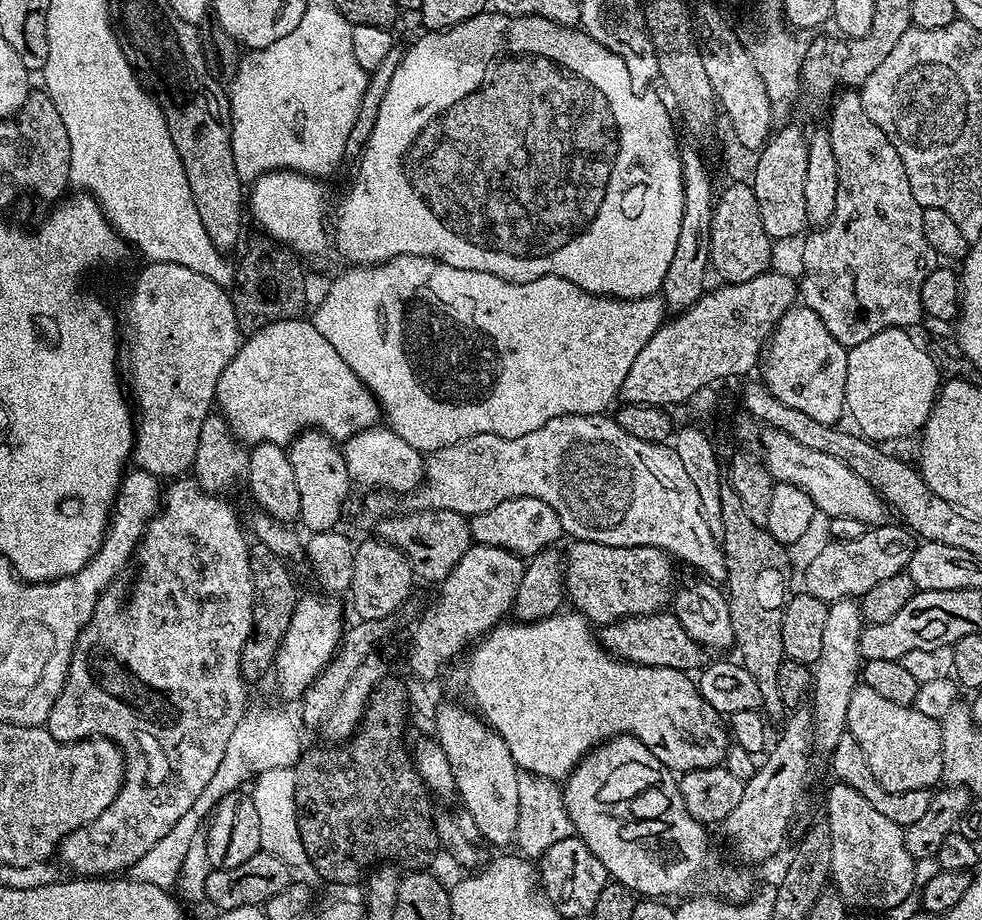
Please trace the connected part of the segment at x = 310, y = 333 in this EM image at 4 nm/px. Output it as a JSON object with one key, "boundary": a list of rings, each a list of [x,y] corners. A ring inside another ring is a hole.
{"boundary":[[[311,319],[270,322],[241,343],[230,366],[218,378],[215,407],[244,446],[287,446],[301,432],[319,430],[337,442],[381,423],[380,401],[342,362]]]}

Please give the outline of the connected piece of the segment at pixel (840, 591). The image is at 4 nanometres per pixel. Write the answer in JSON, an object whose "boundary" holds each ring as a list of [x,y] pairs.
{"boundary":[[[895,523],[869,527],[868,532],[854,542],[832,540],[822,545],[804,568],[803,591],[825,602],[859,598],[866,590],[878,586],[878,582],[905,571],[910,558],[914,558],[918,540],[907,527]]]}

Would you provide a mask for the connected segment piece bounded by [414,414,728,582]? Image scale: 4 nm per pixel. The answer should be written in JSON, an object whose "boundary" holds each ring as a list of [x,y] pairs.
{"boundary":[[[608,414],[559,416],[546,422],[546,426],[542,426],[530,434],[522,434],[518,438],[502,438],[498,434],[474,434],[470,438],[460,440],[457,444],[440,448],[427,457],[424,466],[424,481],[414,498],[416,498],[415,507],[417,509],[434,512],[454,510],[469,518],[482,514],[482,510],[491,510],[494,506],[498,506],[498,502],[510,502],[510,498],[538,498],[542,502],[546,502],[546,506],[550,506],[554,510],[554,514],[558,514],[565,533],[569,537],[572,535],[573,541],[585,540],[586,542],[598,542],[602,546],[626,546],[627,548],[641,548],[642,546],[662,548],[677,561],[679,561],[678,559],[685,560],[690,567],[697,568],[700,571],[697,573],[709,581],[724,582],[728,578],[721,541],[714,534],[710,534],[710,526],[706,526],[706,516],[702,512],[702,502],[698,498],[698,490],[694,490],[694,482],[690,482],[690,478],[686,478],[686,469],[682,467],[682,461],[679,460],[675,447],[669,446],[667,443],[642,442],[642,438],[634,438],[634,434],[626,434],[626,430],[622,430],[622,426],[618,426],[615,419]]]}

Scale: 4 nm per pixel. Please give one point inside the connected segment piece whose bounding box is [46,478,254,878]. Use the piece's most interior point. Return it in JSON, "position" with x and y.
{"position":[157,670]}

